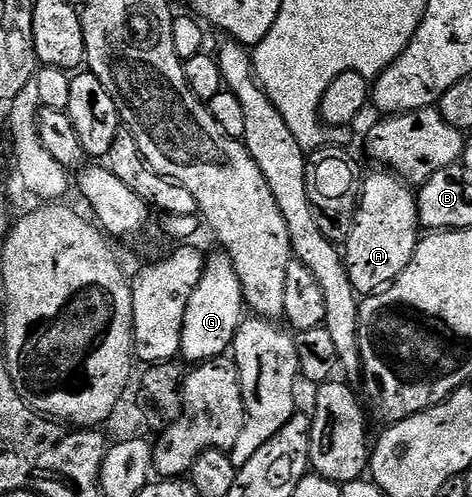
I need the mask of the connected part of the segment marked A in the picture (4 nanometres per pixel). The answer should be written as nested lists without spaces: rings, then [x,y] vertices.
[[[381,170],[385,171],[377,171],[370,179],[368,176],[364,180],[357,216],[353,218],[353,228],[343,244],[345,268],[351,277],[351,285],[361,297],[375,295],[378,291],[385,290],[389,284],[394,283],[399,277],[399,273],[403,273],[403,269],[407,269],[419,238],[417,196],[414,188],[392,170]]]

